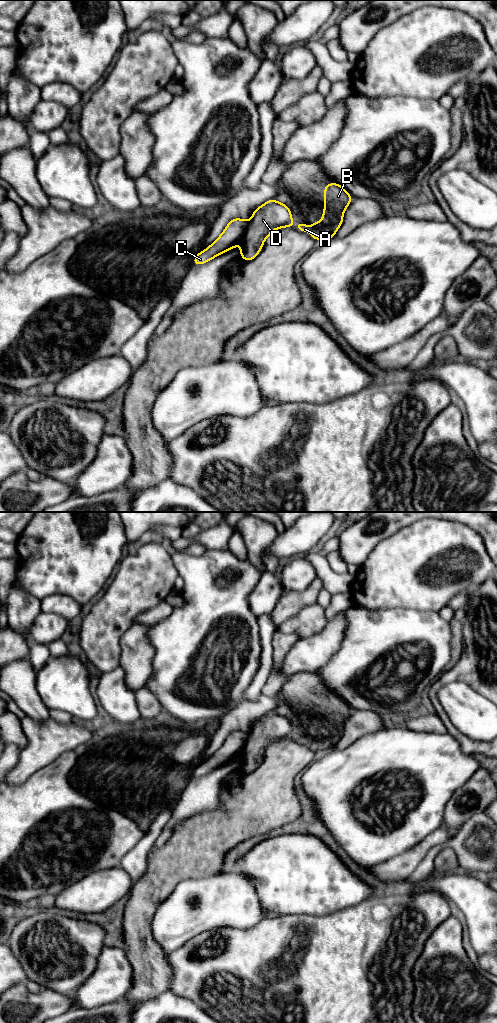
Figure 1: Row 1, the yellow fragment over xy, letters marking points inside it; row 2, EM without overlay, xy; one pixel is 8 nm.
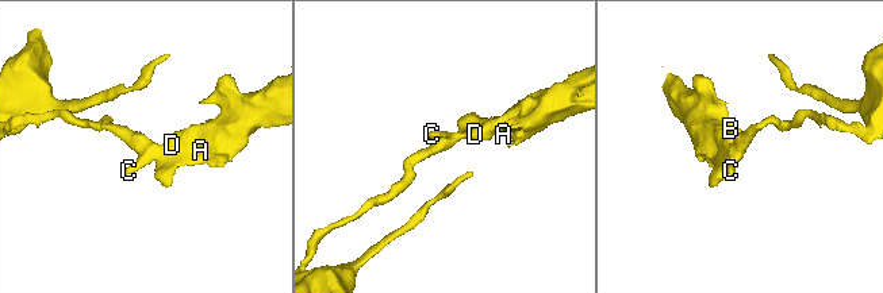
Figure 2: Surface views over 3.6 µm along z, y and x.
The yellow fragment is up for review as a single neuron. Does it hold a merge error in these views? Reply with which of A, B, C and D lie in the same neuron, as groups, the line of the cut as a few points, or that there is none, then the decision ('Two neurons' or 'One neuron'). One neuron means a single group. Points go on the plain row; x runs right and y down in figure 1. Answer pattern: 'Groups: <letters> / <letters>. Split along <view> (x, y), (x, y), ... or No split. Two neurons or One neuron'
Groups: A B D / C. Split along xy (248, 733), (247, 740), (240, 753). Two neurons

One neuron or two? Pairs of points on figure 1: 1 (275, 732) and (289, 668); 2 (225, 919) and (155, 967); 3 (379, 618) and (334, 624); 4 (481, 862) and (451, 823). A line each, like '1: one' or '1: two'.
1: two
2: two
3: two
4: two

